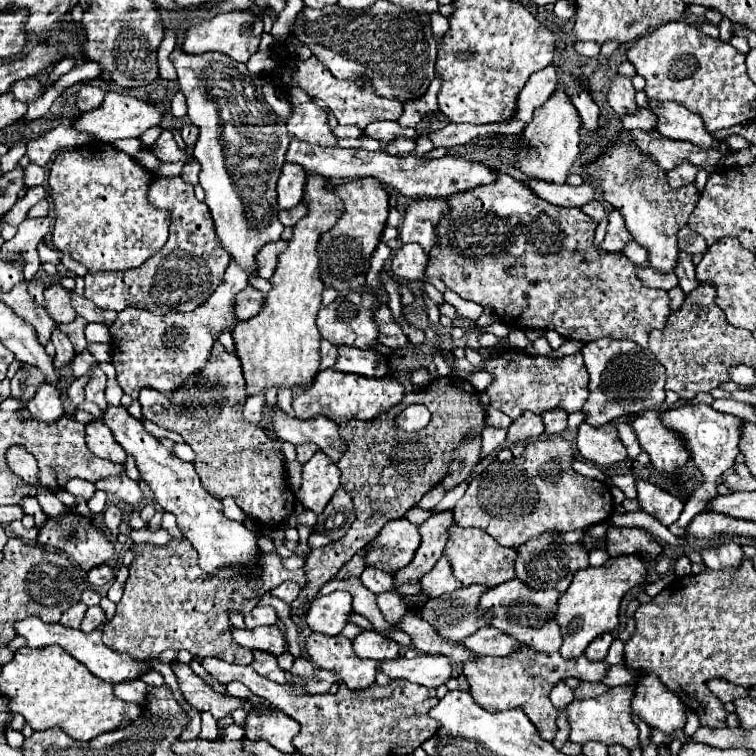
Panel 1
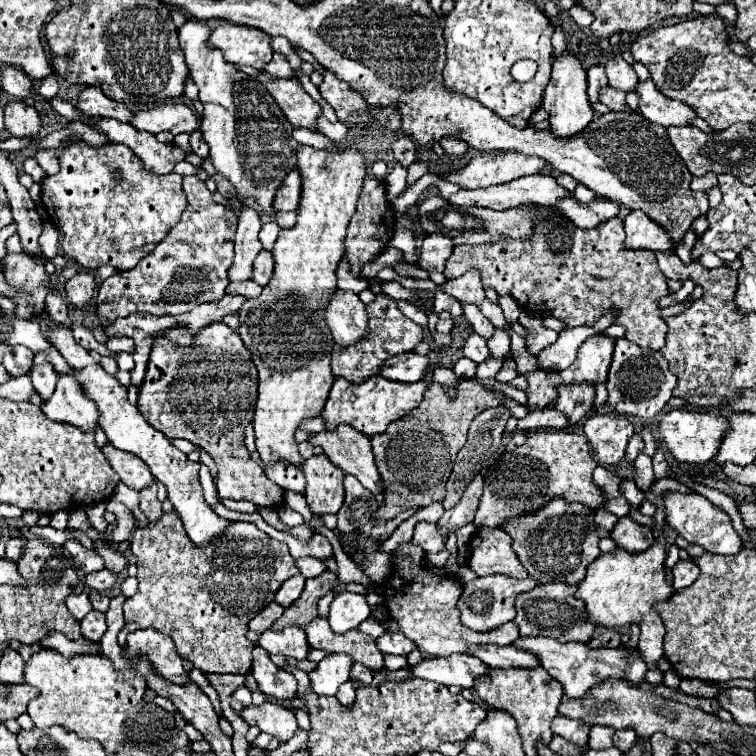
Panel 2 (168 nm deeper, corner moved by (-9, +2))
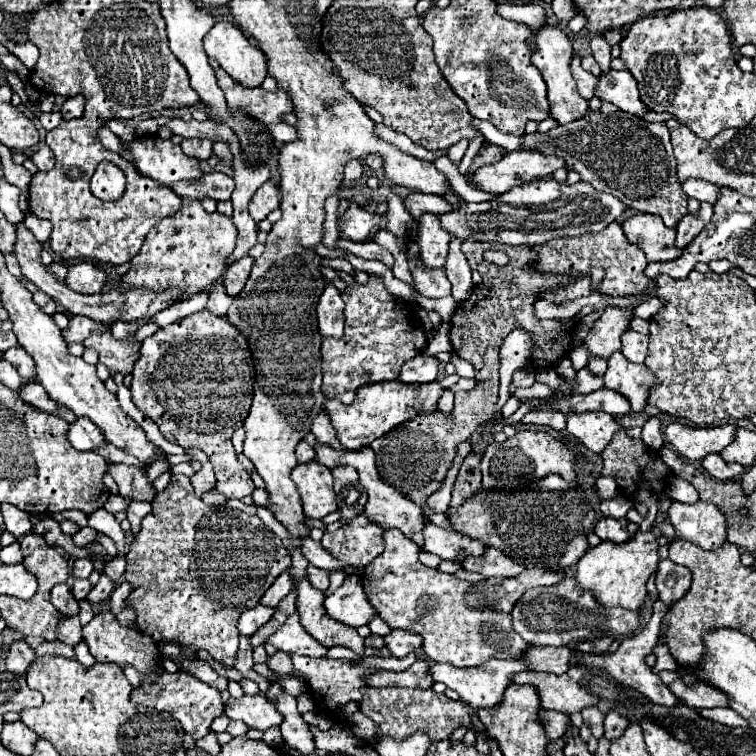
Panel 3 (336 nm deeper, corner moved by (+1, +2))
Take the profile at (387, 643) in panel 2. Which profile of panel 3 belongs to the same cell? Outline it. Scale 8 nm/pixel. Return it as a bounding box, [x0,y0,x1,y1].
[384,630,422,658]

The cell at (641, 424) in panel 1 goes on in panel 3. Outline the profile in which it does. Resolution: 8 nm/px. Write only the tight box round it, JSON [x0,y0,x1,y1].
[664,422,736,460]

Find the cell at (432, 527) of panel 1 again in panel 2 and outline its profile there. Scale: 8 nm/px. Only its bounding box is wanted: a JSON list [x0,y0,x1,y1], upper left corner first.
[438,474,484,536]

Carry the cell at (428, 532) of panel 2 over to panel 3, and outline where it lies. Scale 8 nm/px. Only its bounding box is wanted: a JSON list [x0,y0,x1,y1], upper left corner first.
[422,522,486,560]

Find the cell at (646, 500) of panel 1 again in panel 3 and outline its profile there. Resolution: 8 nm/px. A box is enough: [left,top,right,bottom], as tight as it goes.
[668,500,726,550]

